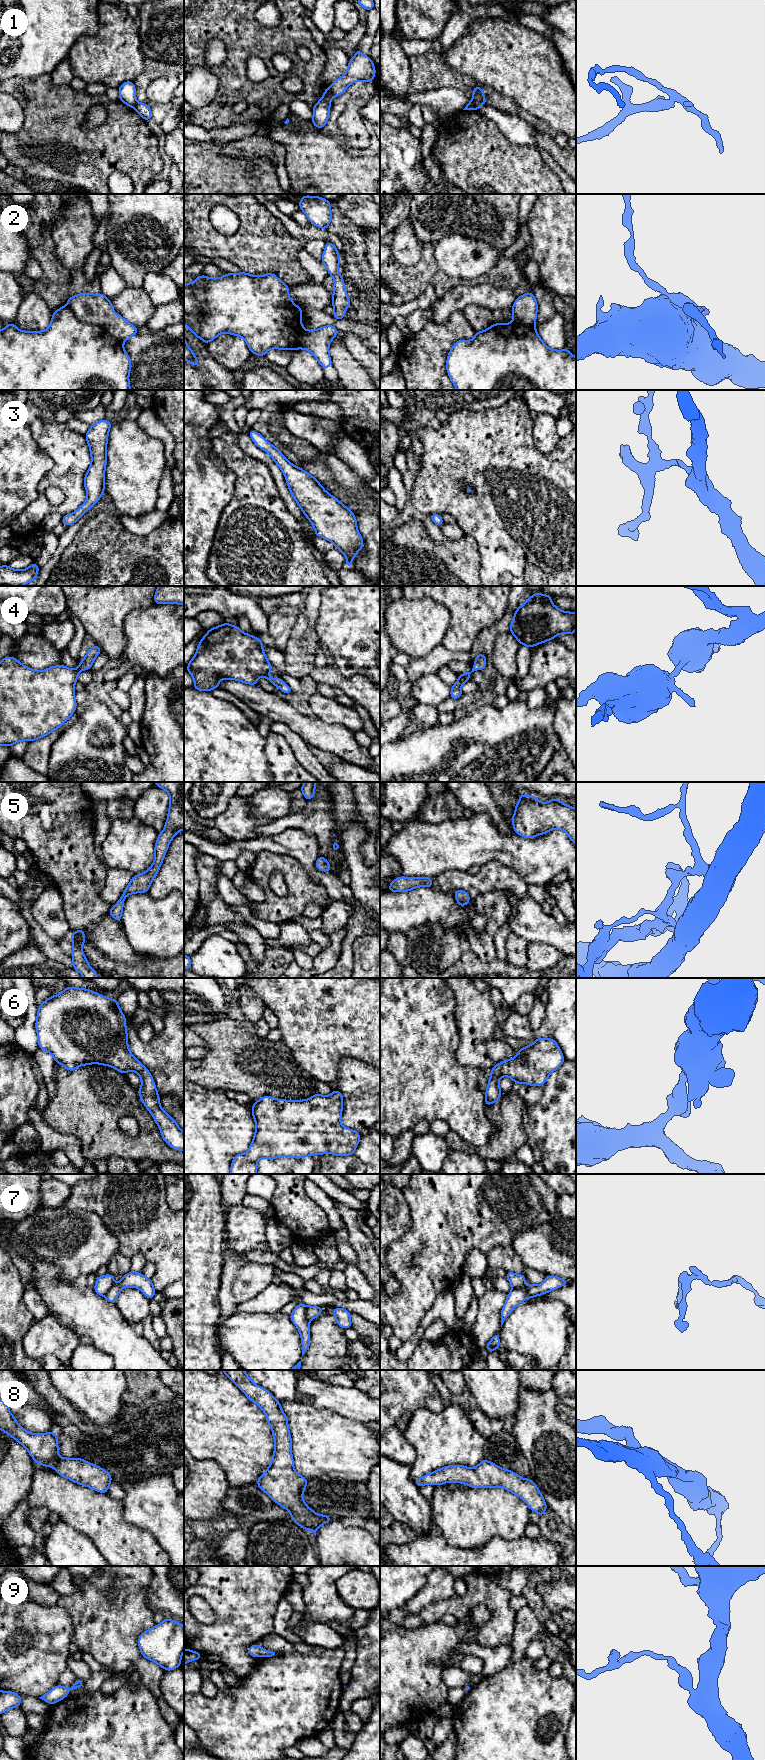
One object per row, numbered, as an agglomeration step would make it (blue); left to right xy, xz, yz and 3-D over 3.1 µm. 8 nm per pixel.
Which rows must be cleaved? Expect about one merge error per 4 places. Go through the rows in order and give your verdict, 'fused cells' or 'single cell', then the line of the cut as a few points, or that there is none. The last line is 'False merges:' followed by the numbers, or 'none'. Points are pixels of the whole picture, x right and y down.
1: fused cells | xz (328, 88), (333, 97)
2: single cell | no cut
3: single cell | no cut
4: single cell | no cut
5: single cell | no cut
6: single cell | no cut
7: fused cells | yz (512, 1287), (522, 1287), (527, 1297)
8: single cell | no cut
9: single cell | no cut
False merges: 1, 7

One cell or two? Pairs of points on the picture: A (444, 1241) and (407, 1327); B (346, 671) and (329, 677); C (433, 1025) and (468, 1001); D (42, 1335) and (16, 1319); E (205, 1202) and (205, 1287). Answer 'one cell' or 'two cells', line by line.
A: one cell
B: two cells
C: two cells
D: two cells
E: one cell

